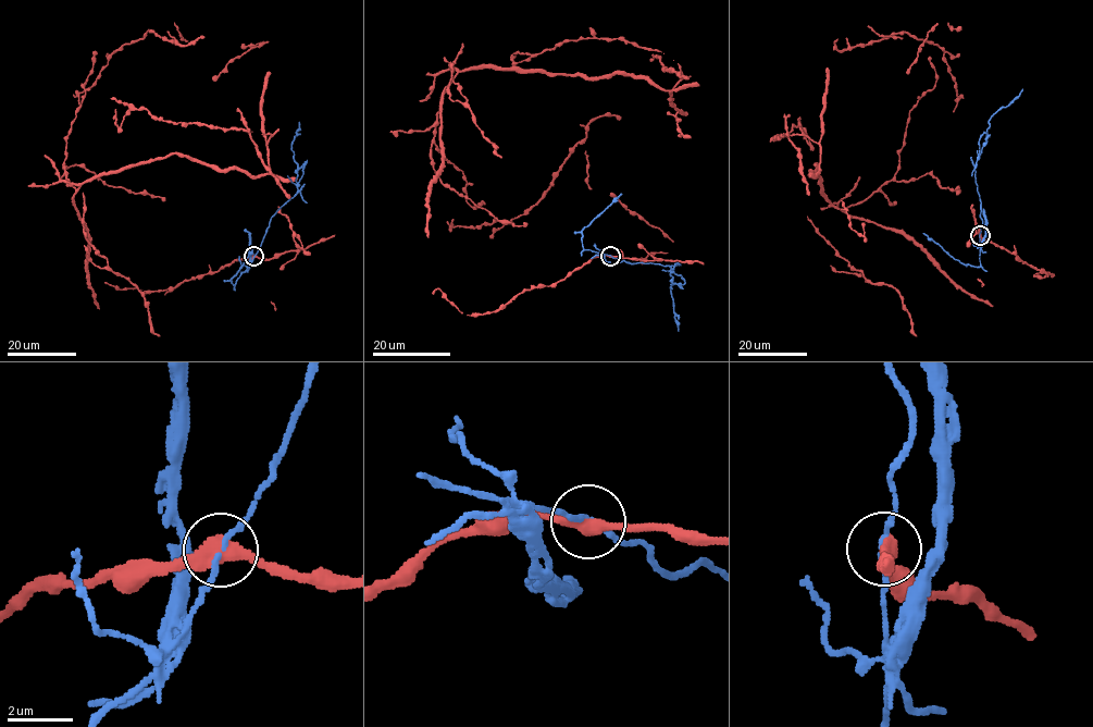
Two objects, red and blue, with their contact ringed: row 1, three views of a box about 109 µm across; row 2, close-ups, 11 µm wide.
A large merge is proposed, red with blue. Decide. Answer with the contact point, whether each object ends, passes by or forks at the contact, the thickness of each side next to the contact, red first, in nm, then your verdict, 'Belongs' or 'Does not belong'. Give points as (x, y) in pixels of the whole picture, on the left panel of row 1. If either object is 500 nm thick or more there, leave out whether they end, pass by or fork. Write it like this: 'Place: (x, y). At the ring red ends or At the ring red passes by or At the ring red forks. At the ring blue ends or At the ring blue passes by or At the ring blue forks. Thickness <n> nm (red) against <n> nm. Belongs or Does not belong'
Place: (253, 256). At the ring red passes by. At the ring blue passes by. Thickness 440 nm (red) against 140 nm. Does not belong

